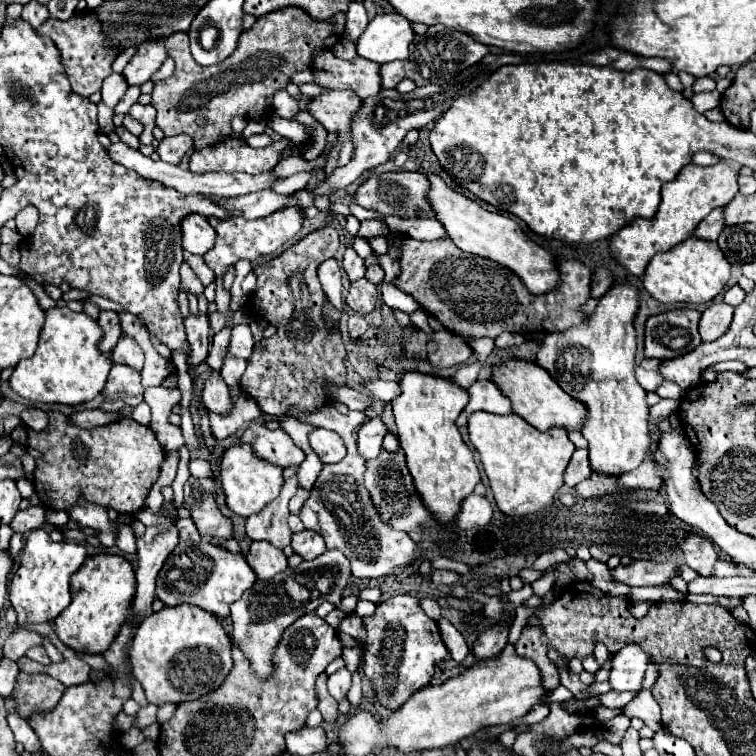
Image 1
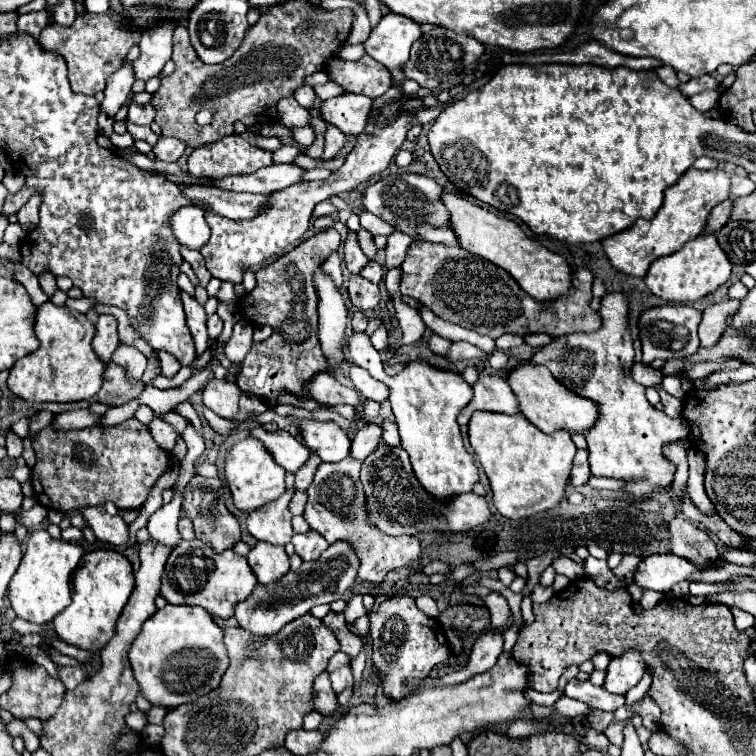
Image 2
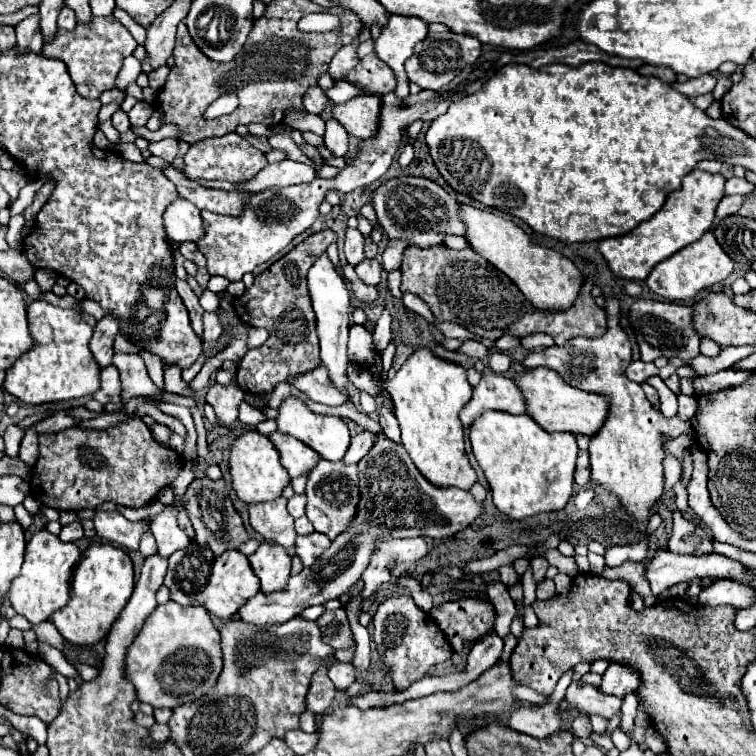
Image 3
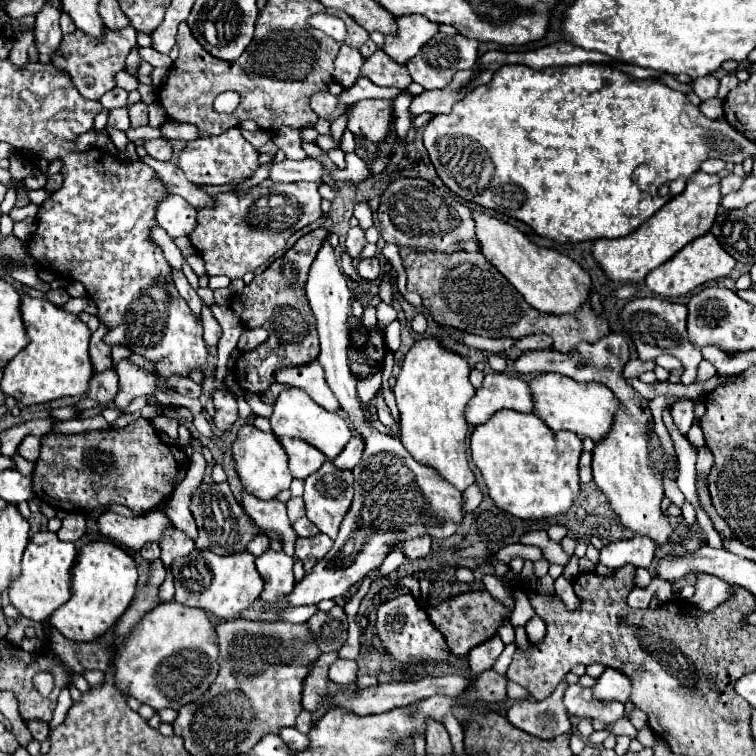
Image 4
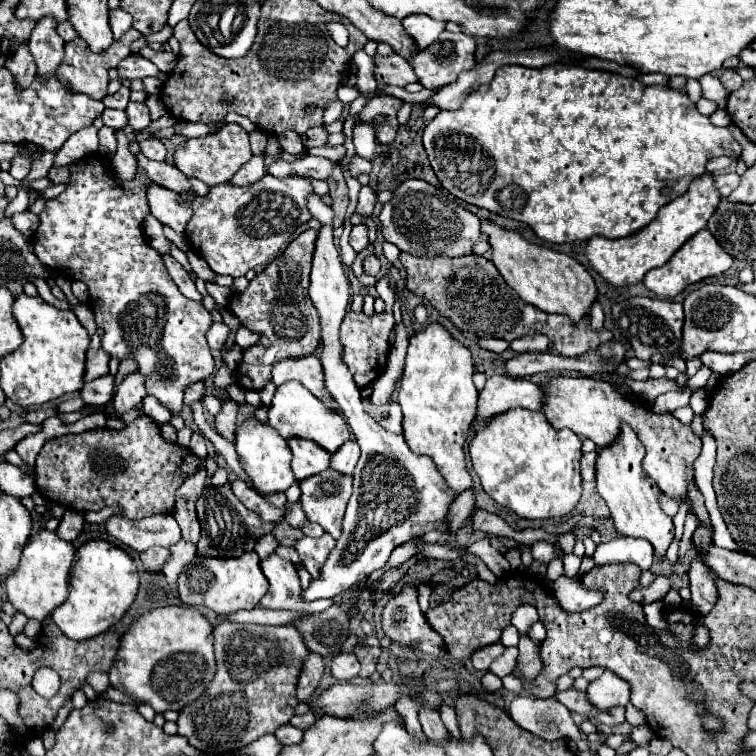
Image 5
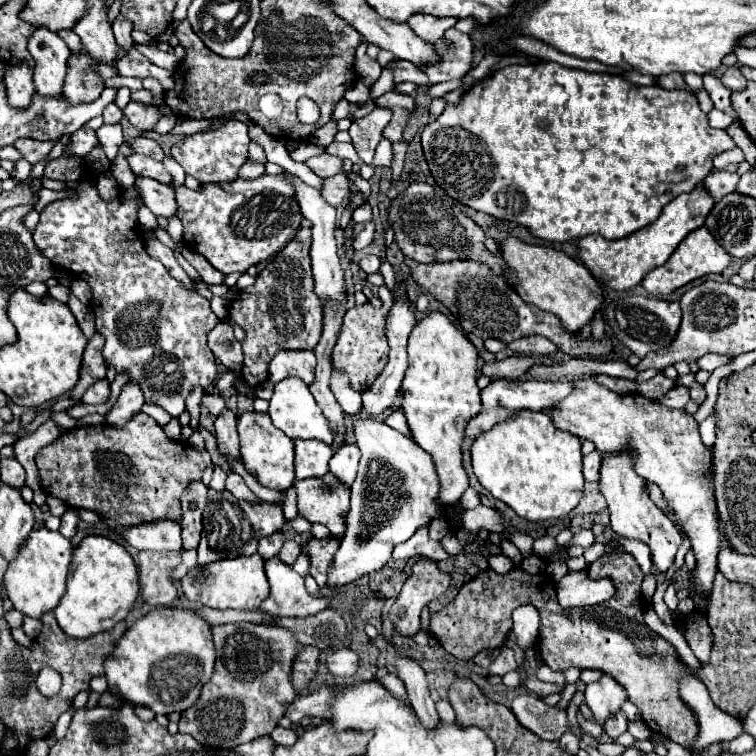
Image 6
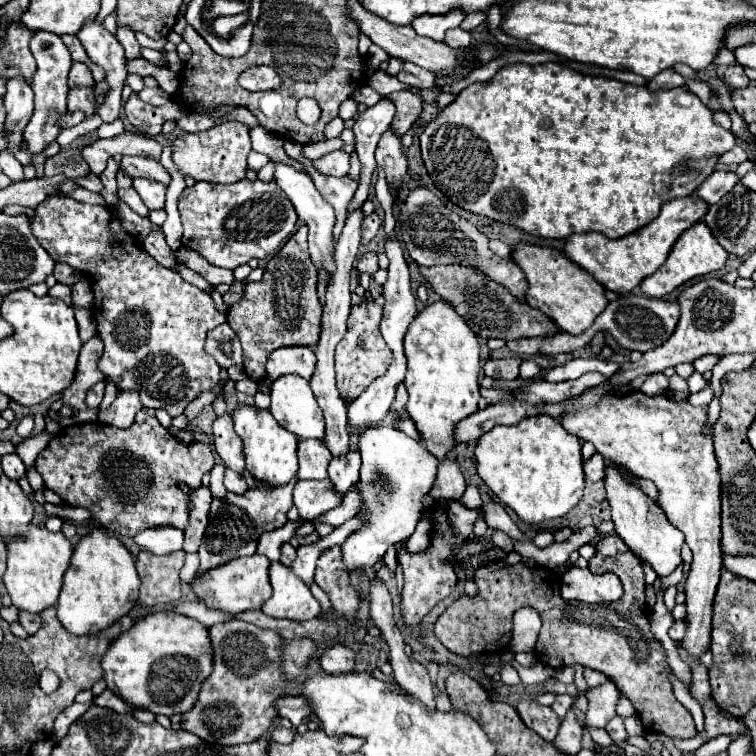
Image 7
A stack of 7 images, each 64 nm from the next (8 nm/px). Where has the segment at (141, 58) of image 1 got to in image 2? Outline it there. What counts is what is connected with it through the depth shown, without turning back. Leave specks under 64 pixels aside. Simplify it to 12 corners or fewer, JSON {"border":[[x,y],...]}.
{"border":[[160,22],[138,42],[138,80],[160,74],[172,56],[174,24]]}

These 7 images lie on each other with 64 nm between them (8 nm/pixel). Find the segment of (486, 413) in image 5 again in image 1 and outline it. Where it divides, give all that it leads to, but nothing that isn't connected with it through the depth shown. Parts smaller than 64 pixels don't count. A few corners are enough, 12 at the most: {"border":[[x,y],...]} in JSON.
{"border":[[476,380],[468,388],[470,402],[456,426],[466,426],[476,410],[492,414],[512,412],[508,398],[492,380]]}

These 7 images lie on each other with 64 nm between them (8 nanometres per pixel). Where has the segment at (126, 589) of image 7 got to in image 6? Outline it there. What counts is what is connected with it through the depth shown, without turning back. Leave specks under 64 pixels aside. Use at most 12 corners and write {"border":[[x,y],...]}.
{"border":[[86,536],[54,610],[72,638],[124,620],[138,568],[118,542]]}

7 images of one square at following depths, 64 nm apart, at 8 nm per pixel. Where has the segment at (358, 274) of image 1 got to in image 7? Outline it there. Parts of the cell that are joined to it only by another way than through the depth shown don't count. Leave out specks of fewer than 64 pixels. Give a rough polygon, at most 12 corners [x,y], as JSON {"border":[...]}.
{"border":[[376,214],[366,216],[360,228],[362,244],[376,236],[380,218]]}

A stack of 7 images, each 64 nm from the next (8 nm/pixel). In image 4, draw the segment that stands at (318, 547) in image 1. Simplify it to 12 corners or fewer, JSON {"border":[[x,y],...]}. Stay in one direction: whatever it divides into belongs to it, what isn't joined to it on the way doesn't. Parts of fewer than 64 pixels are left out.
{"border":[[324,534],[298,538],[296,556],[304,570],[324,558],[332,540]]}

